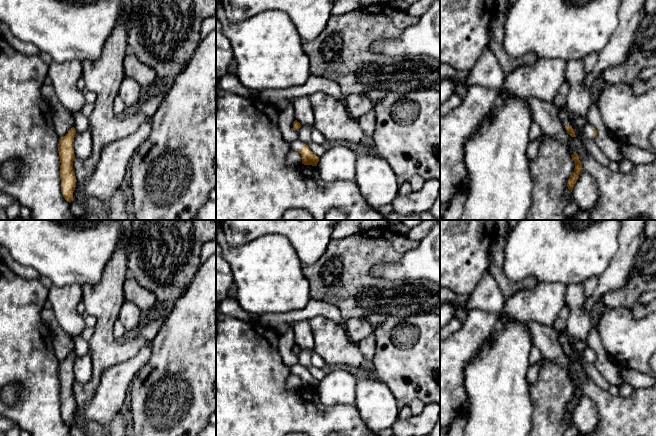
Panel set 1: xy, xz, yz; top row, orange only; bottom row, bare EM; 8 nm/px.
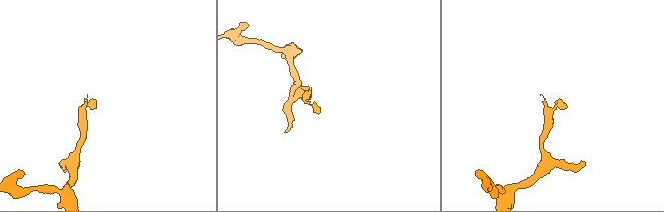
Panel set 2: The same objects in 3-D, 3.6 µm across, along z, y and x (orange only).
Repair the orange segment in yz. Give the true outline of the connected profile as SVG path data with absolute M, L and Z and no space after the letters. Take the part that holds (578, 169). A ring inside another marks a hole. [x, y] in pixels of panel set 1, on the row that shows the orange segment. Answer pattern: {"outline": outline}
{"outline": "M572 154L571 155L572 159L575 162L575 168L574 168L574 172L572 173L572 175L570 176L568 183L567 183L567 187L568 189L572 192L573 187L576 183L576 181L578 180L579 175L584 171L581 165L581 162L579 160L579 156L578 154Z"}

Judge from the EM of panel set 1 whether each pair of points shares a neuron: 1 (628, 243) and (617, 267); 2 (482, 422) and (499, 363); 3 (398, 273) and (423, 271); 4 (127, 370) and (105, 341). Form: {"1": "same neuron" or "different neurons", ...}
{"1": "same neuron", "2": "same neuron", "3": "same neuron", "4": "different neurons"}

